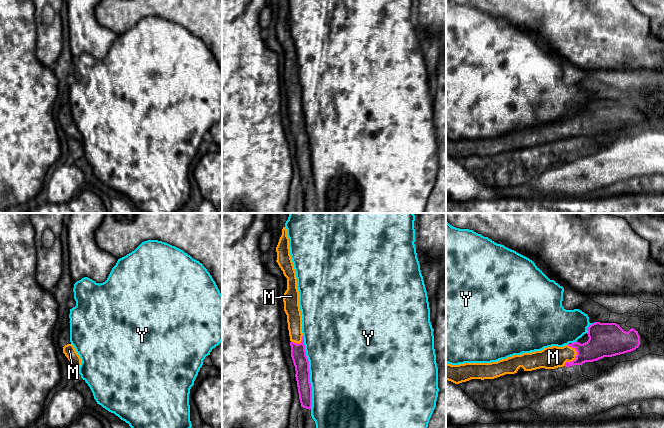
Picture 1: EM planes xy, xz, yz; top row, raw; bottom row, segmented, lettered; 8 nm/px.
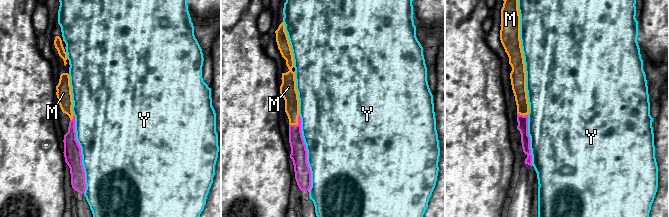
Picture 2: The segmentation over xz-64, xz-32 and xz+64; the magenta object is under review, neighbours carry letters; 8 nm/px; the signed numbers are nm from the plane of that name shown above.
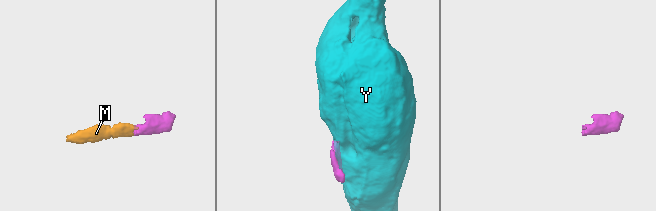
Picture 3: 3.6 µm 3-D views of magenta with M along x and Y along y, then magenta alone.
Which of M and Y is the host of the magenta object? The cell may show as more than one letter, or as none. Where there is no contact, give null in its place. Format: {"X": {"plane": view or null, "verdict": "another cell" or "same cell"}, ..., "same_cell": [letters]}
{"M": {"plane": "yz", "verdict": "same cell"}, "Y": {"plane": "xz", "verdict": "another cell"}, "same_cell": ["M"]}

